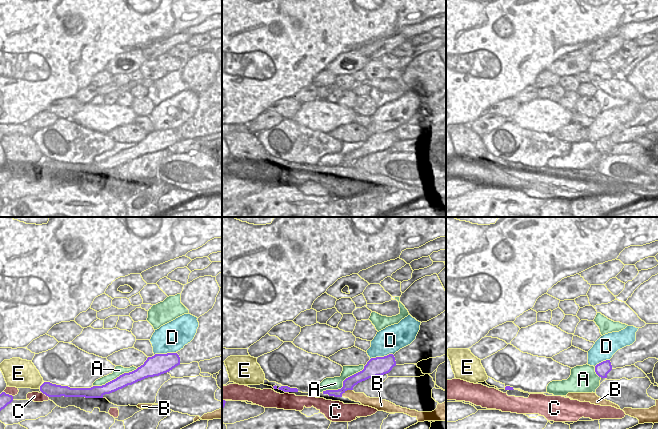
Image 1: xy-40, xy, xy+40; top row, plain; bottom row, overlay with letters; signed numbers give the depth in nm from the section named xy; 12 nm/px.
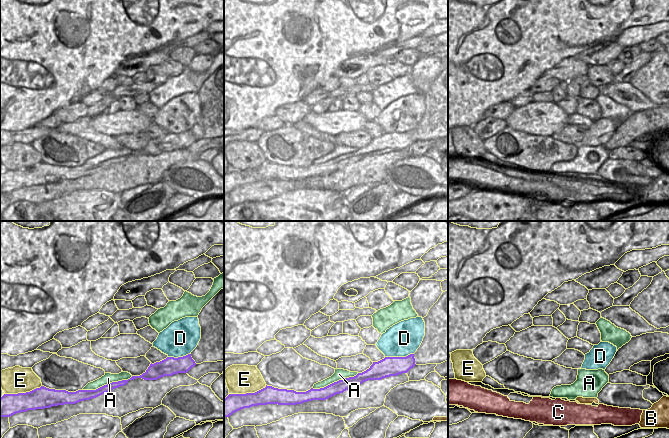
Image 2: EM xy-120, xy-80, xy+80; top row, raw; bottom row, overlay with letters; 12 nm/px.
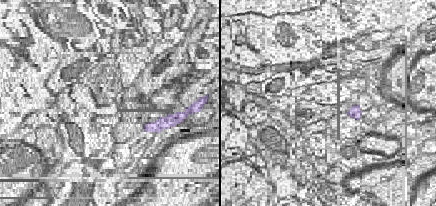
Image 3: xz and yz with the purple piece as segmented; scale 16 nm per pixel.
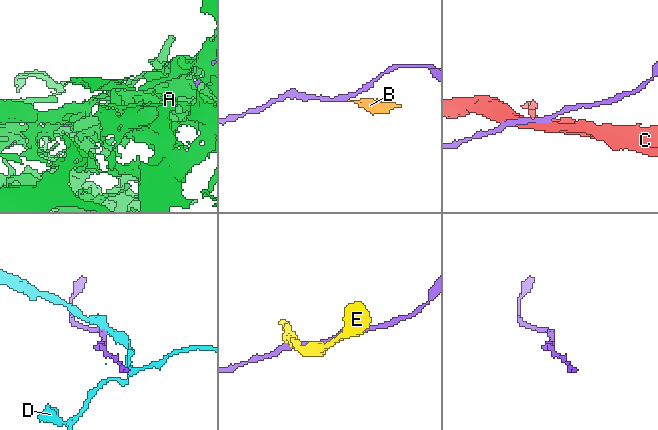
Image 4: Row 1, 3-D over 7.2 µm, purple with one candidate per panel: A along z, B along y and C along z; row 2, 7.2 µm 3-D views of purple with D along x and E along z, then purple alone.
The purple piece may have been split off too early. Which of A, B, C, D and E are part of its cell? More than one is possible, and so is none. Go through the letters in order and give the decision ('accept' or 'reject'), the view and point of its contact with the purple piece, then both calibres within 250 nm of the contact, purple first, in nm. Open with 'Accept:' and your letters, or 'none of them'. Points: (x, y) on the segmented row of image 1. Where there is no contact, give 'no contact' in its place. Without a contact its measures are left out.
Accept: none of them
A: reject | xy (343, 383) | 140/150 nm
B: reject | xy (346, 390) | 140/120 nm
C: reject | xy-40 (45, 394) | 170/120 nm
D: reject | xy (381, 357) | 220/320 nm
E: reject | xy-40 (41, 385) | 170/320 nm

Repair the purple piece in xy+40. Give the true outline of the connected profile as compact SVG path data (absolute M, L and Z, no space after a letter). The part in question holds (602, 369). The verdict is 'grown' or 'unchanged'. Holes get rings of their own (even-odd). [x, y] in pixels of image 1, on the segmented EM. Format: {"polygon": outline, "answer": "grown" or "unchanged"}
{"polygon": "M610 360L603 361L595 366L596 374L601 378L607 378L607 374L612 370Z", "answer": "unchanged"}

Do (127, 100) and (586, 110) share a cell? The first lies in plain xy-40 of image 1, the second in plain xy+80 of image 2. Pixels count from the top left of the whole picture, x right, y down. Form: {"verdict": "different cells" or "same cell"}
{"verdict": "different cells"}

